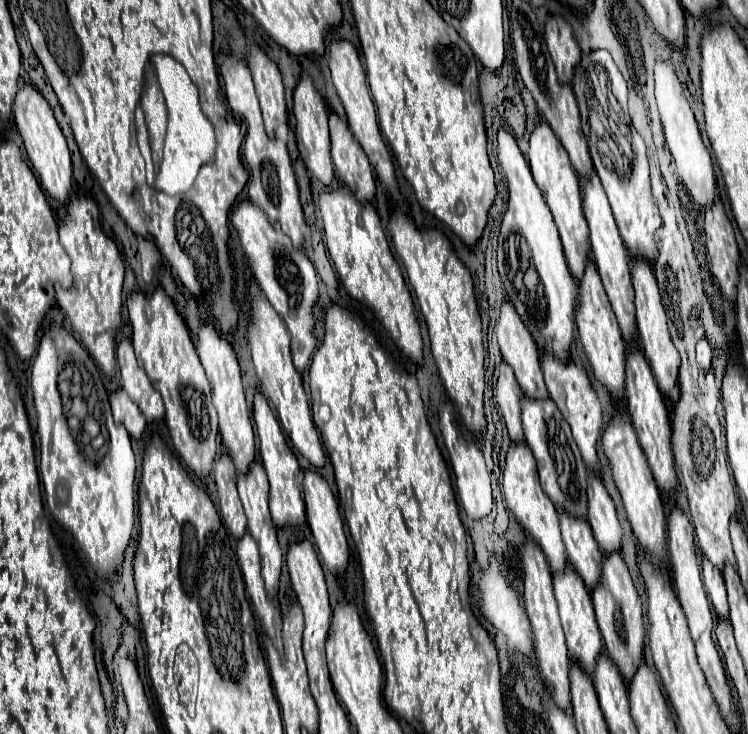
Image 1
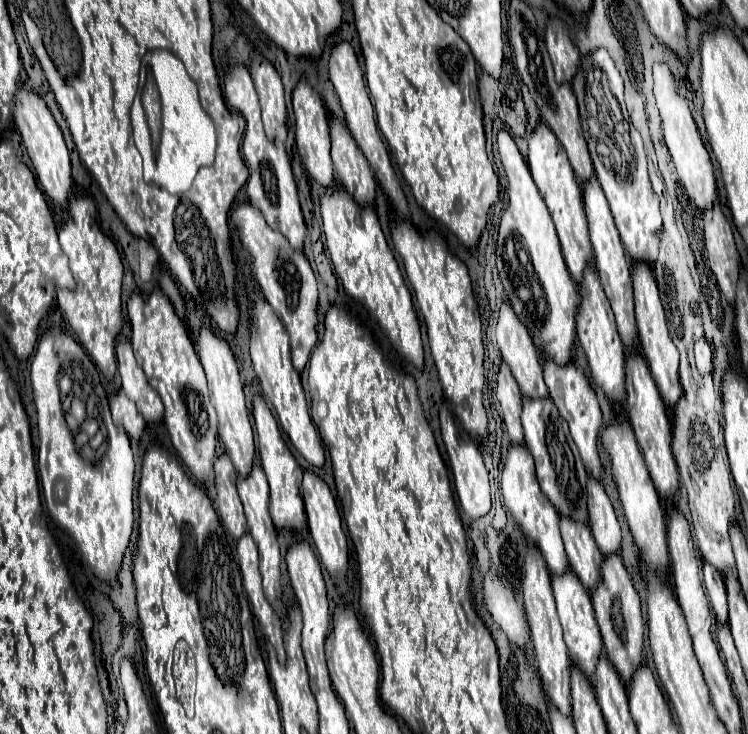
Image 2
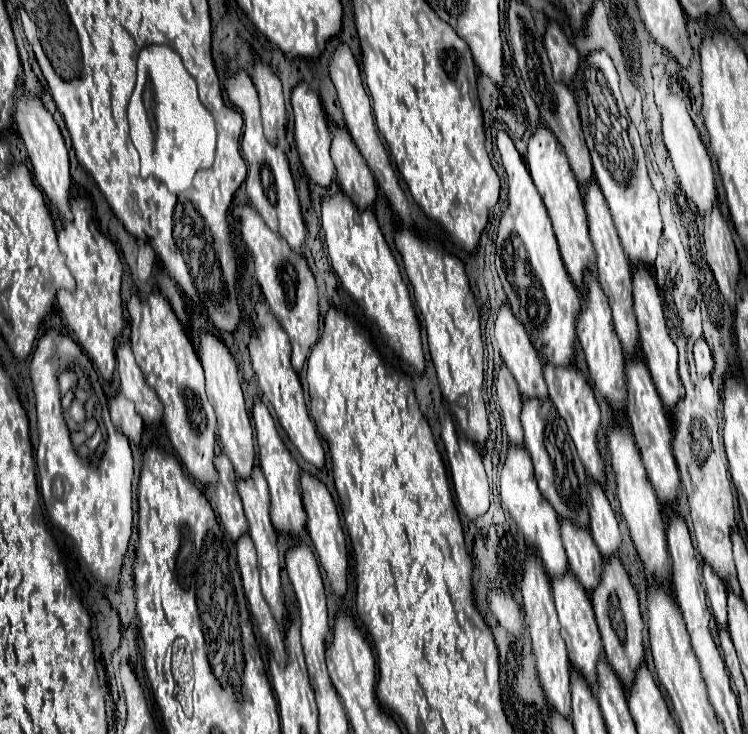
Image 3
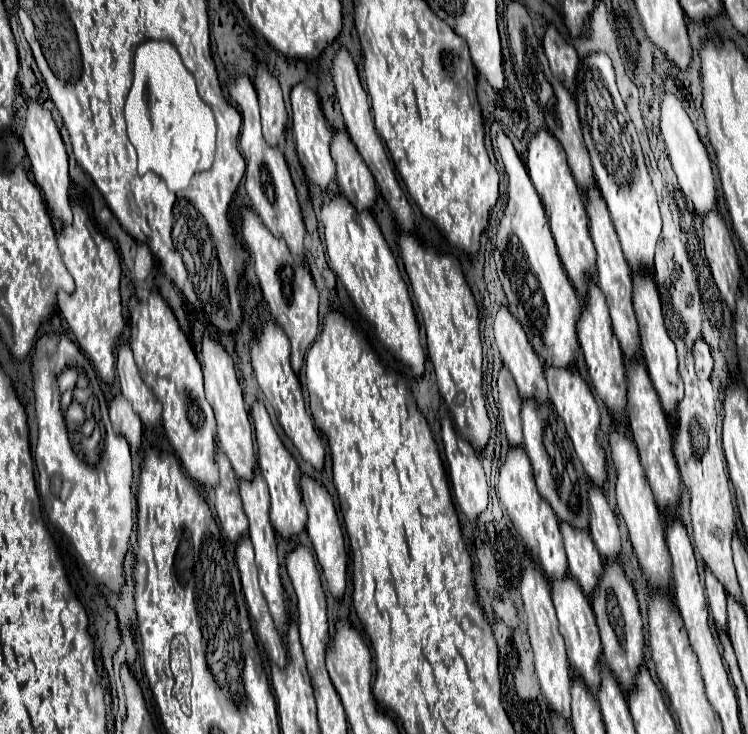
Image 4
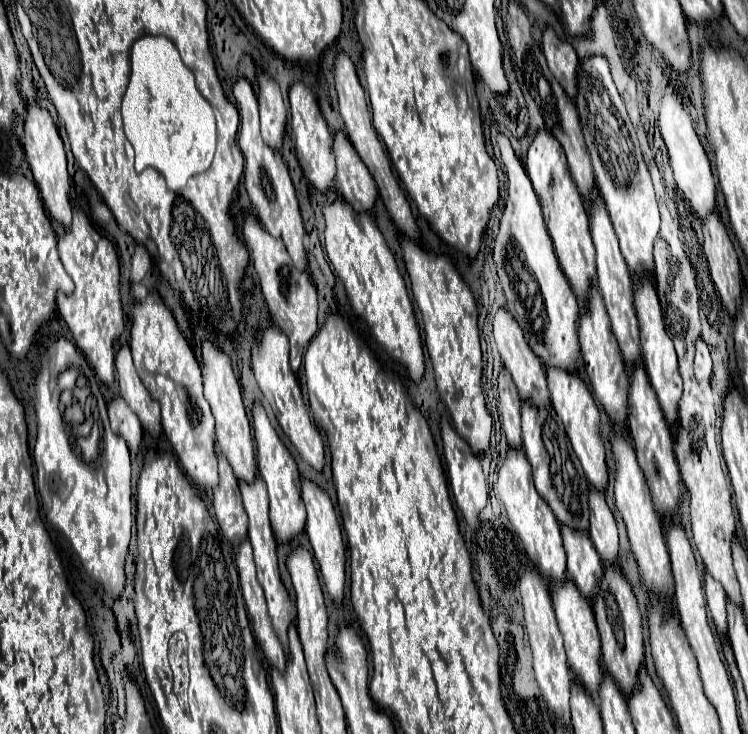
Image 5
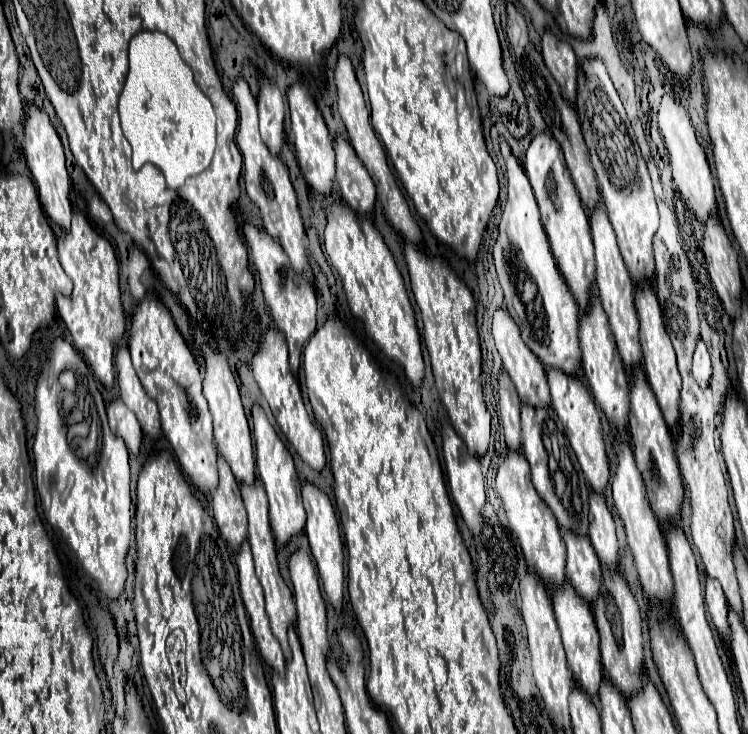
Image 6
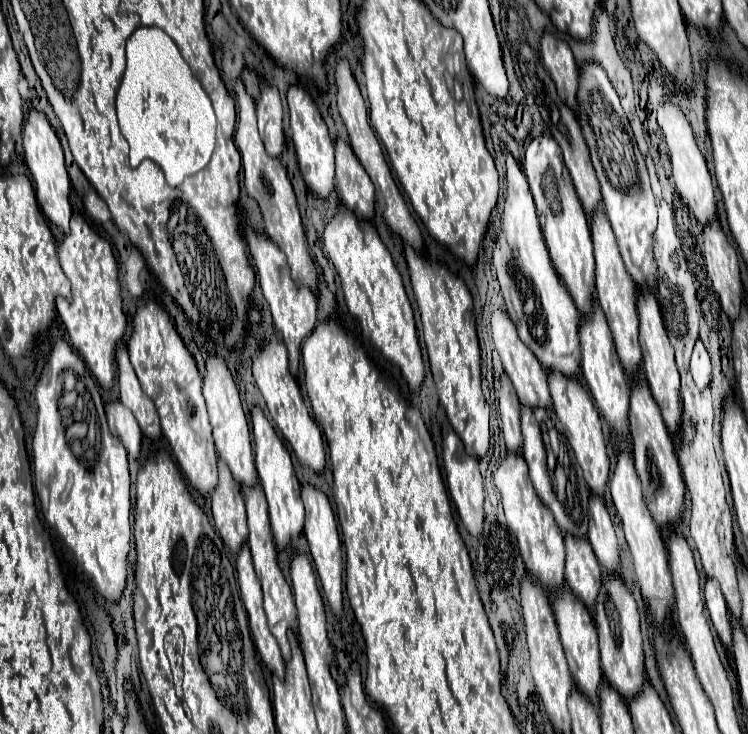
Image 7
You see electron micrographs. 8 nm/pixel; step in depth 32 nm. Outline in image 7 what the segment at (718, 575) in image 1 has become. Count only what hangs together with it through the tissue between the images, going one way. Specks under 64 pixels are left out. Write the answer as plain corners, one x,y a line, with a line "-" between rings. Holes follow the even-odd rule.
708,578
706,586
704,586
704,600
706,600
706,608
710,612
712,626
718,634
722,646
730,654
732,652
732,624
730,624
730,616
728,616
728,606
724,602
720,586
712,578

